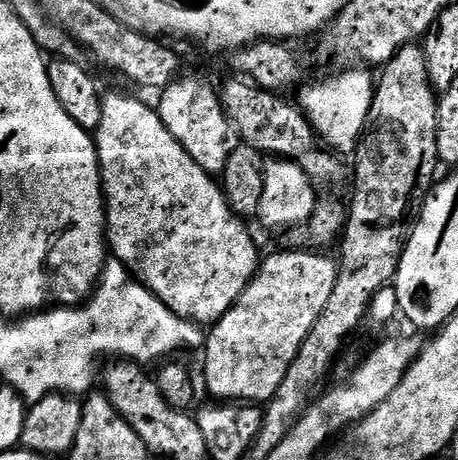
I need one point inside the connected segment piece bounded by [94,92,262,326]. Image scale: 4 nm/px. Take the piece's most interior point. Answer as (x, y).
(167, 222)

